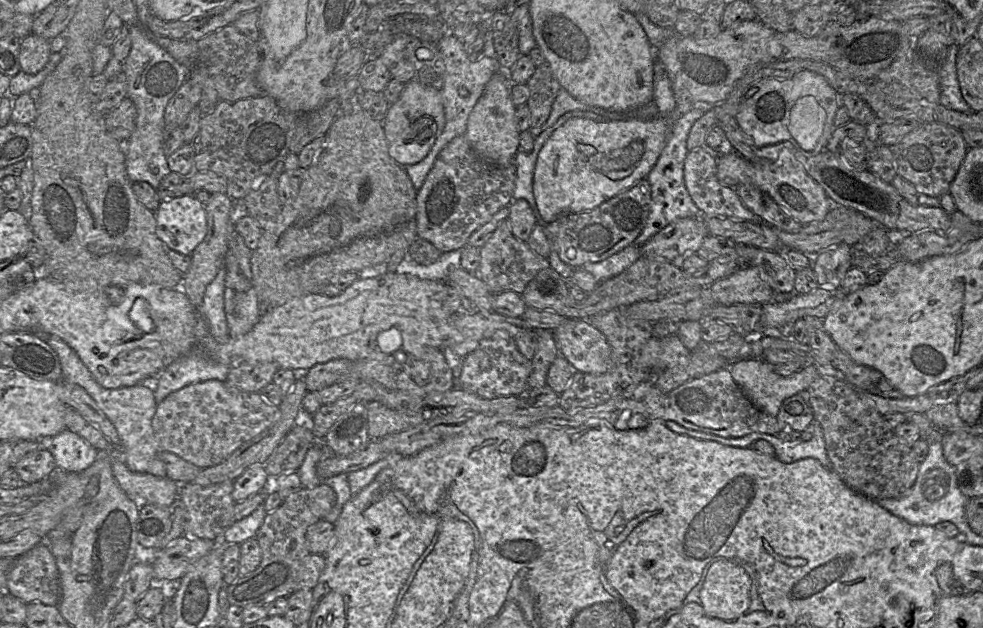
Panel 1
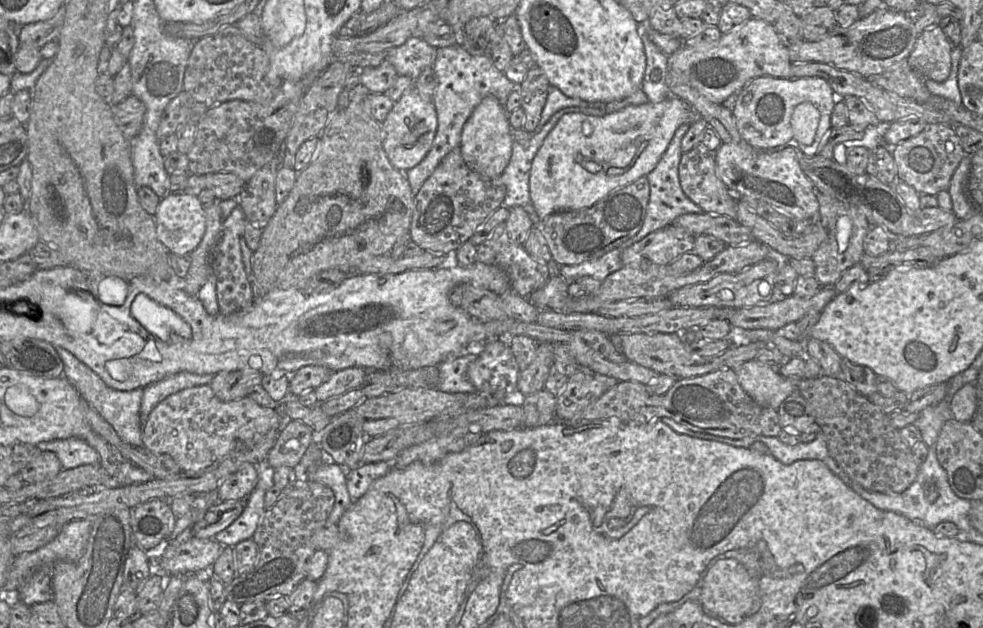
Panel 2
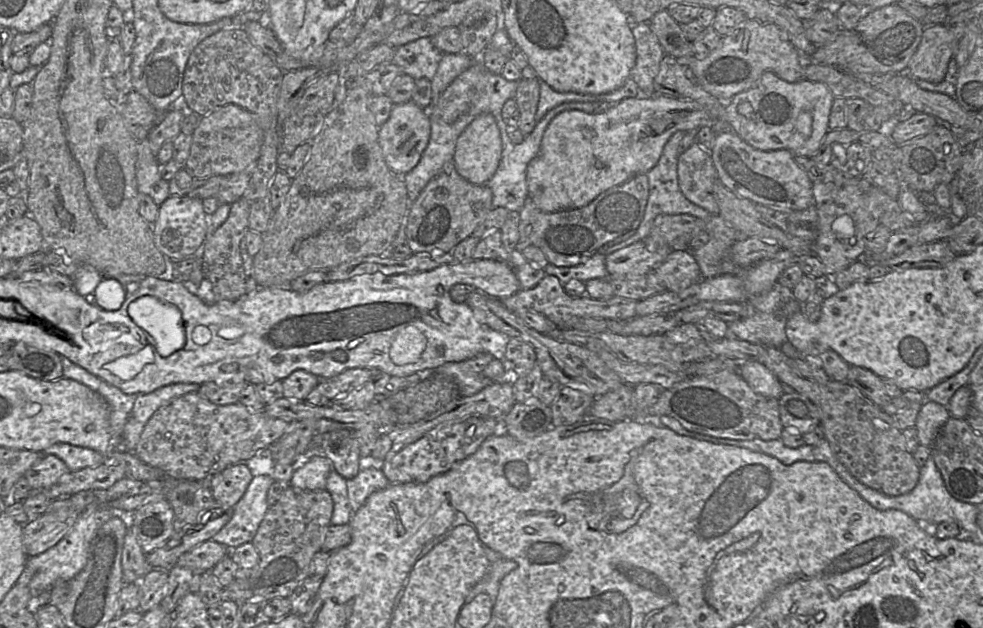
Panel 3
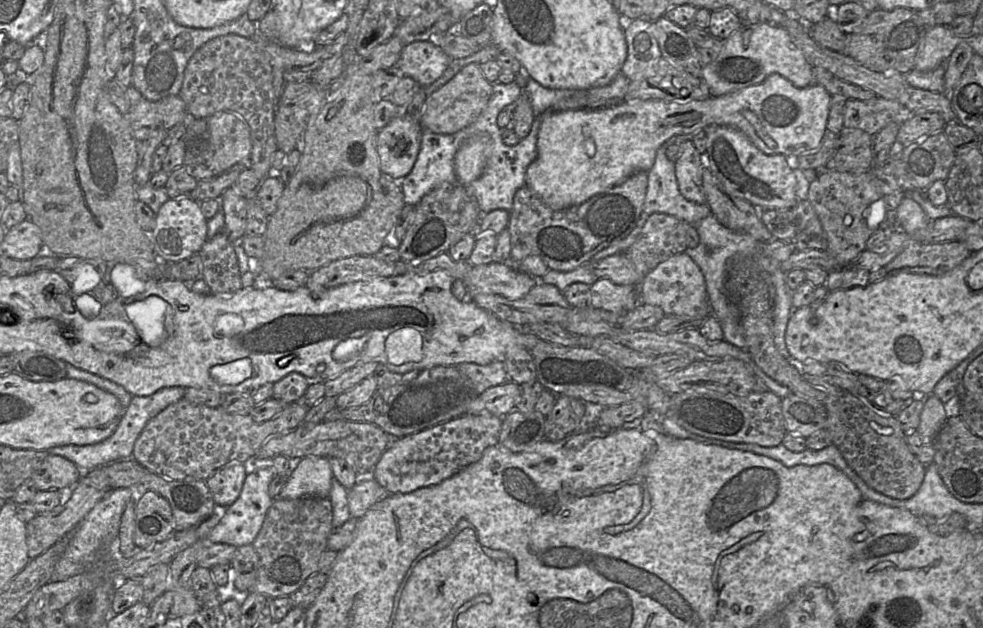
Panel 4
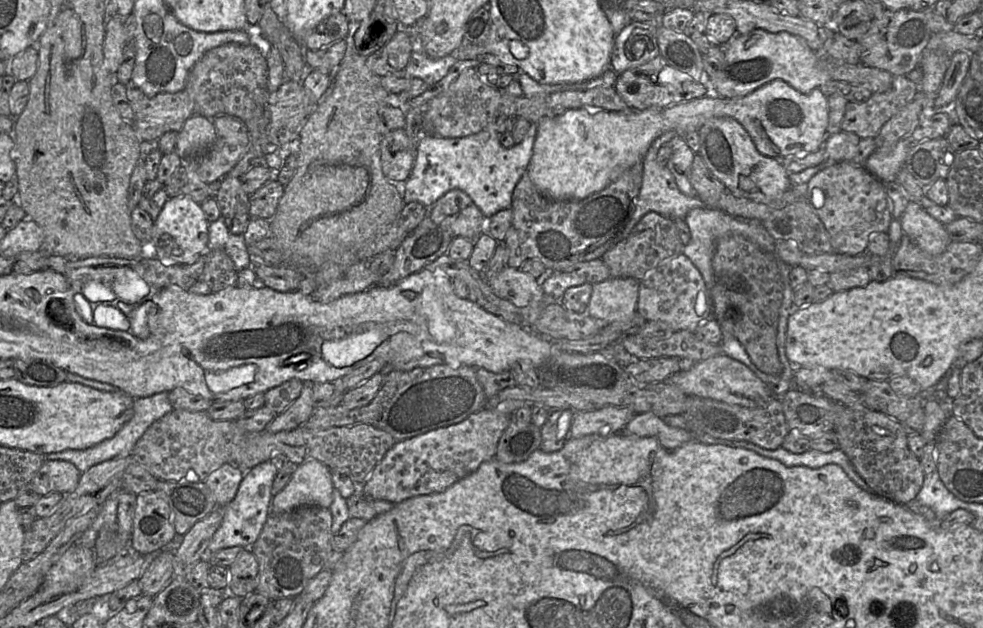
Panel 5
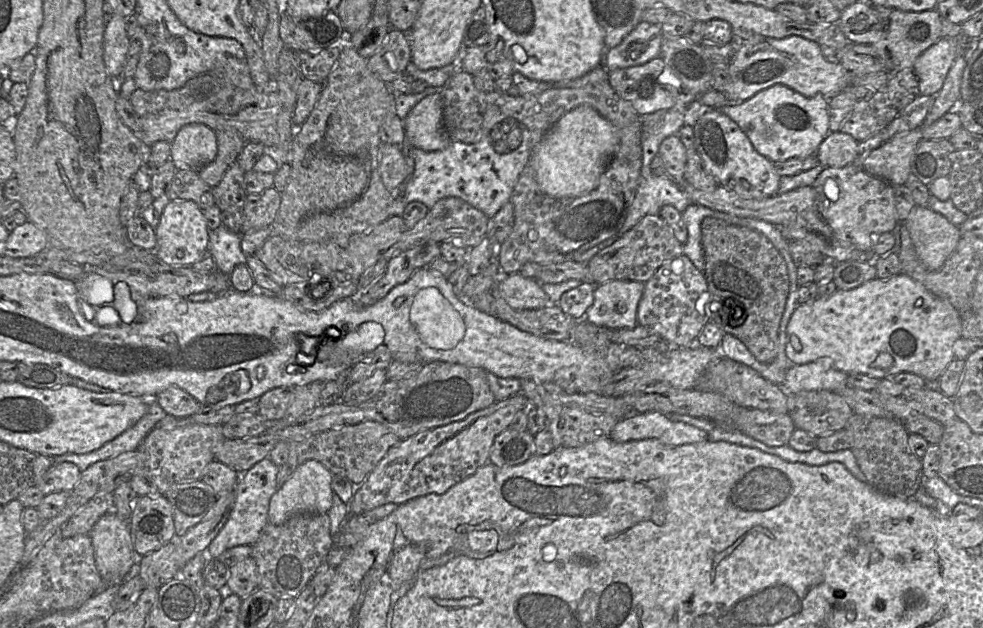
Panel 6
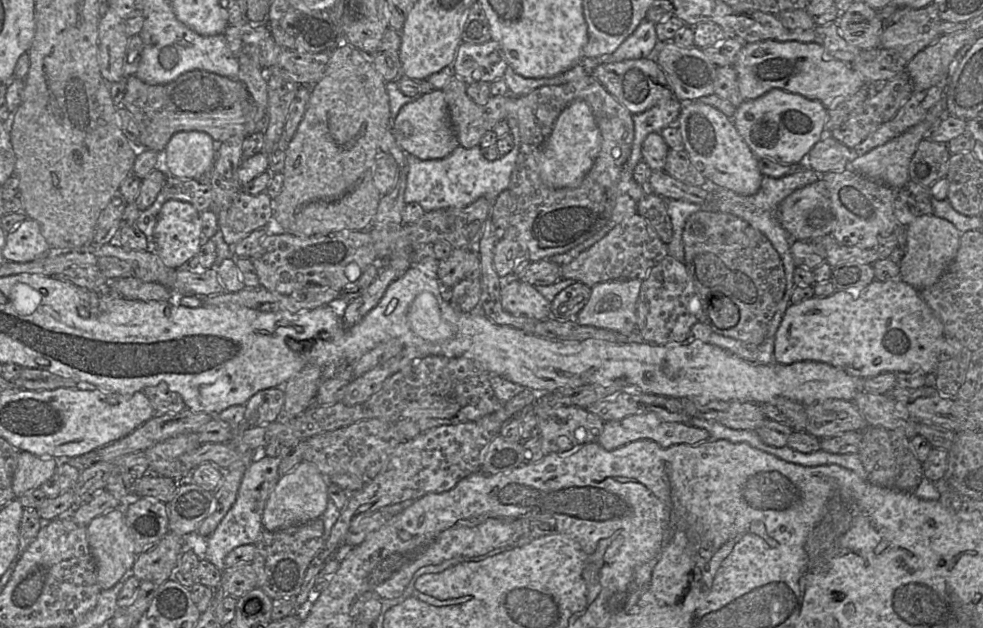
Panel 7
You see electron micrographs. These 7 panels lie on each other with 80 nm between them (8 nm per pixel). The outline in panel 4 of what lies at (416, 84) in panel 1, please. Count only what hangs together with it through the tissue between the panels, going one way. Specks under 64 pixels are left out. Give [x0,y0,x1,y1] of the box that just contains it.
[377,115,423,181]

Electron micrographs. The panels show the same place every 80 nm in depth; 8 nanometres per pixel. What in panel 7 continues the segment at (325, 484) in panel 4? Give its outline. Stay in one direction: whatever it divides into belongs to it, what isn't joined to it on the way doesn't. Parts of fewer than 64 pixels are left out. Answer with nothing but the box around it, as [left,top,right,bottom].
[262,462,329,532]

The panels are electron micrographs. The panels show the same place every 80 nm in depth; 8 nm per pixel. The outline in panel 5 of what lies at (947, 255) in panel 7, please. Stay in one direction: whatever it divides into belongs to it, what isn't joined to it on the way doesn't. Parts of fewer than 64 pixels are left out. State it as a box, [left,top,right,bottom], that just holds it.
[899,201,952,255]

